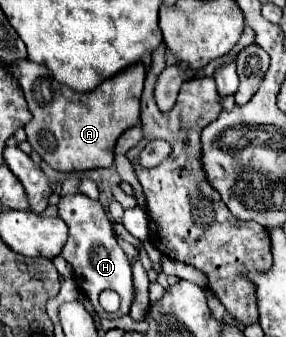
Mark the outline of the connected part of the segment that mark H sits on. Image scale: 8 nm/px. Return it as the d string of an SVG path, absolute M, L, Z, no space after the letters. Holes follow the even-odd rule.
M66 195L58 203L58 217L68 225L68 241L62 249L62 257L74 267L74 279L78 281L78 287L84 289L90 303L94 305L96 313L102 319L118 319L128 315L130 305L134 303L136 291L134 291L134 279L132 279L132 265L120 245L116 243L116 235L112 231L112 223L106 217L104 207L98 201L88 199L86 195ZM84 285L84 287L82 287ZM104 289L112 289L120 295L122 305L116 313L106 313L100 303L98 295Z

